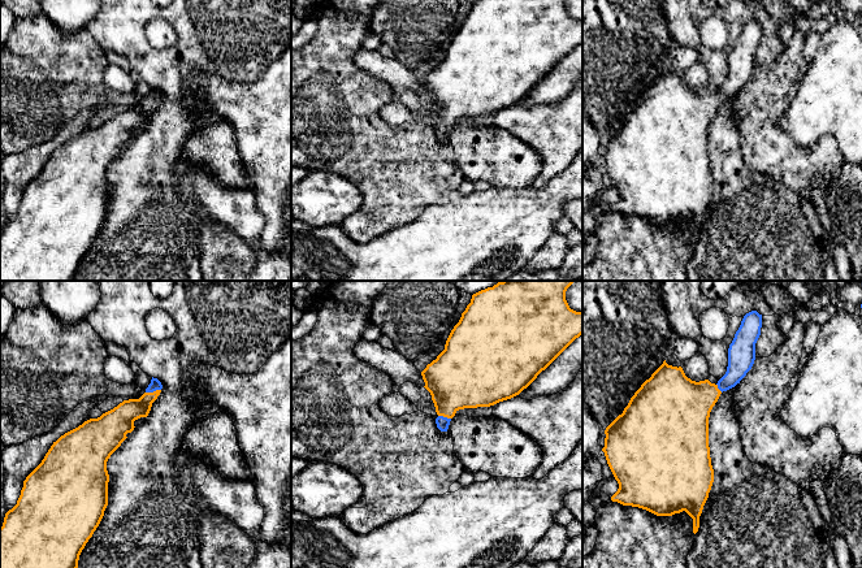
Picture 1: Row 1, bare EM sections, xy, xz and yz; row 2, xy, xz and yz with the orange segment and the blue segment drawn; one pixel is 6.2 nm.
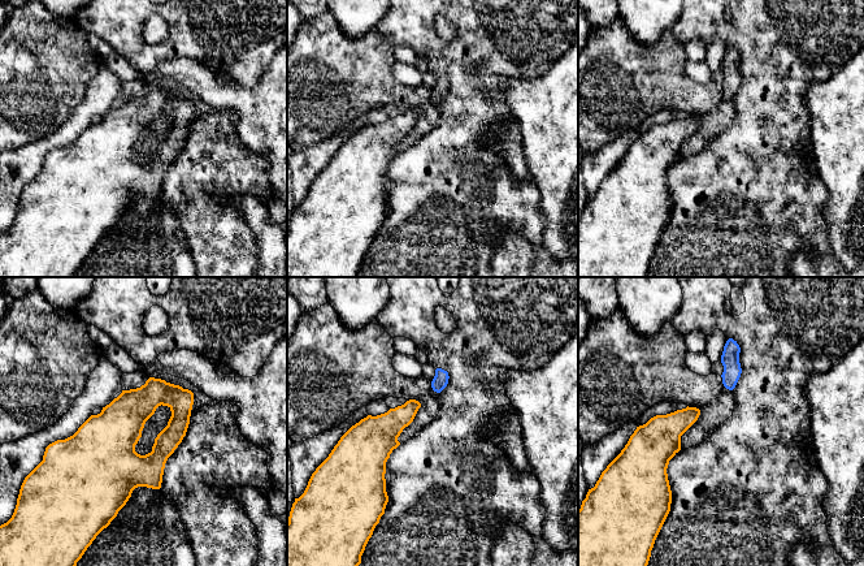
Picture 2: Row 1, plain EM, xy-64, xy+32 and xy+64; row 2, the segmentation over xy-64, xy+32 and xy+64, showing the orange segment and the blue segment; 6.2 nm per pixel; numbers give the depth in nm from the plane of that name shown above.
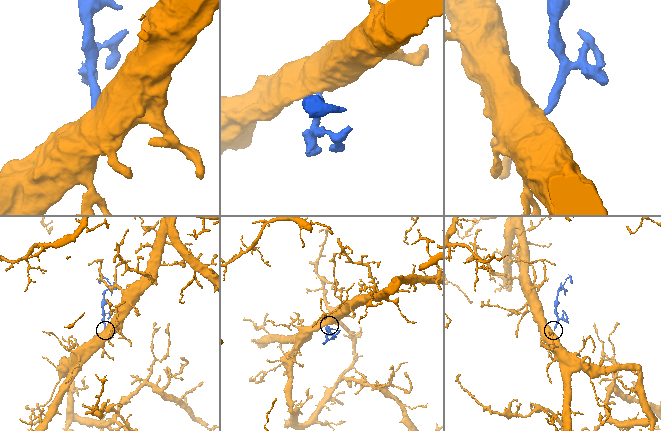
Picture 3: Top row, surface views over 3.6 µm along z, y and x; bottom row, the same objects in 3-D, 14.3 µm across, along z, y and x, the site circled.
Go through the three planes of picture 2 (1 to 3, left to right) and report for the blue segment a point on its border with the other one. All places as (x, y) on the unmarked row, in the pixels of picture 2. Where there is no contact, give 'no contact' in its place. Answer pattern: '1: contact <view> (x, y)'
1: no contact
2: no contact
3: no contact

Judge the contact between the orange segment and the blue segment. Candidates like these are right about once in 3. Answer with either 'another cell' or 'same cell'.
same cell

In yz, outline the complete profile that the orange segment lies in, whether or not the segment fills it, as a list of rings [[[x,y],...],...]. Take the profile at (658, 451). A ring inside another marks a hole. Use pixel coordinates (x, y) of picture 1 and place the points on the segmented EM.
[[[746,313],[728,348],[725,374],[711,383],[692,381],[681,367],[663,364],[631,398],[623,413],[605,430],[607,464],[619,484],[612,502],[646,510],[657,516],[672,516],[685,511],[693,519],[693,533],[714,482],[709,447],[709,417],[720,394],[735,387],[751,369],[755,343],[761,335],[762,315]]]

